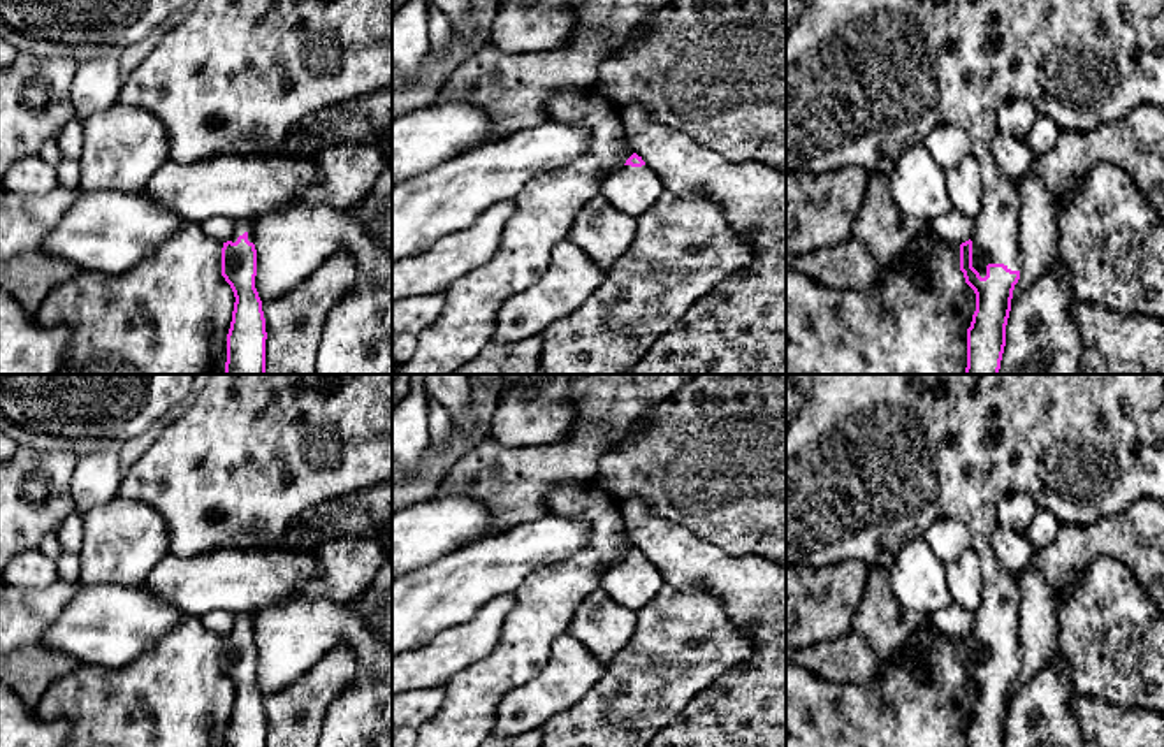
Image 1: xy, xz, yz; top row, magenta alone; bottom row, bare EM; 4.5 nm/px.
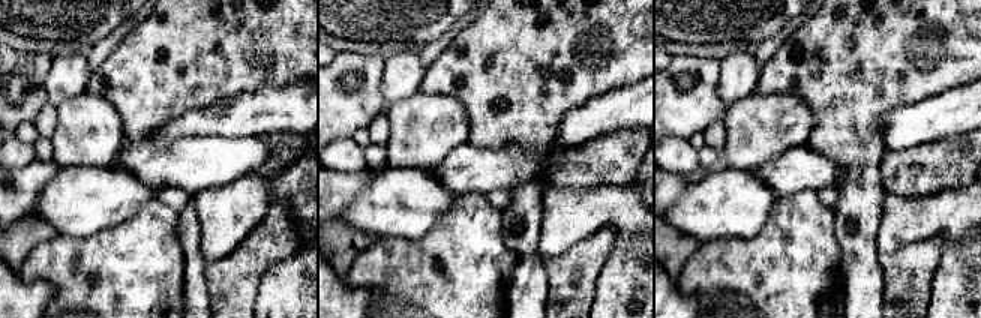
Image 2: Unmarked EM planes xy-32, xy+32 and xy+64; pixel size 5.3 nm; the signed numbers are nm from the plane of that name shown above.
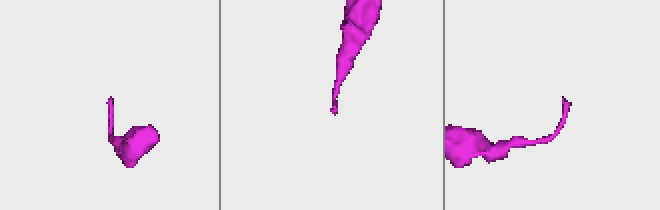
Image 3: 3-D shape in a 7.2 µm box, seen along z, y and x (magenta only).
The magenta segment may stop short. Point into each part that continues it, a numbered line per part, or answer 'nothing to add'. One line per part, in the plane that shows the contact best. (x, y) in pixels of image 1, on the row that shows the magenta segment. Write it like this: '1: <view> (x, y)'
1: yz (865, 79)

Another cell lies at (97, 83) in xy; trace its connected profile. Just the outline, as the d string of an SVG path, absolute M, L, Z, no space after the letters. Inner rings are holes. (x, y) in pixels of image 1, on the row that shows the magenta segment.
M98 56L77 63L70 93L76 116L86 120L114 105L120 98L123 83L125 74L114 56Z

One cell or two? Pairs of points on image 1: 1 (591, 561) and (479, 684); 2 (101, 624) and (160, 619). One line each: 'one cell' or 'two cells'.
1: one cell
2: one cell

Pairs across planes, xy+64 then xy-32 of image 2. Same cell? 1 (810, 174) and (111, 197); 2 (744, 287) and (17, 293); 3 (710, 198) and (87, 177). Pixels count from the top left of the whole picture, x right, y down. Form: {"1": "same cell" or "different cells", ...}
{"1": "different cells", "2": "different cells", "3": "same cell"}

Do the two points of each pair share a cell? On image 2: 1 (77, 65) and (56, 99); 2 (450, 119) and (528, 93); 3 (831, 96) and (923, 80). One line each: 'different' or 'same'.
1: same
2: different
3: same

